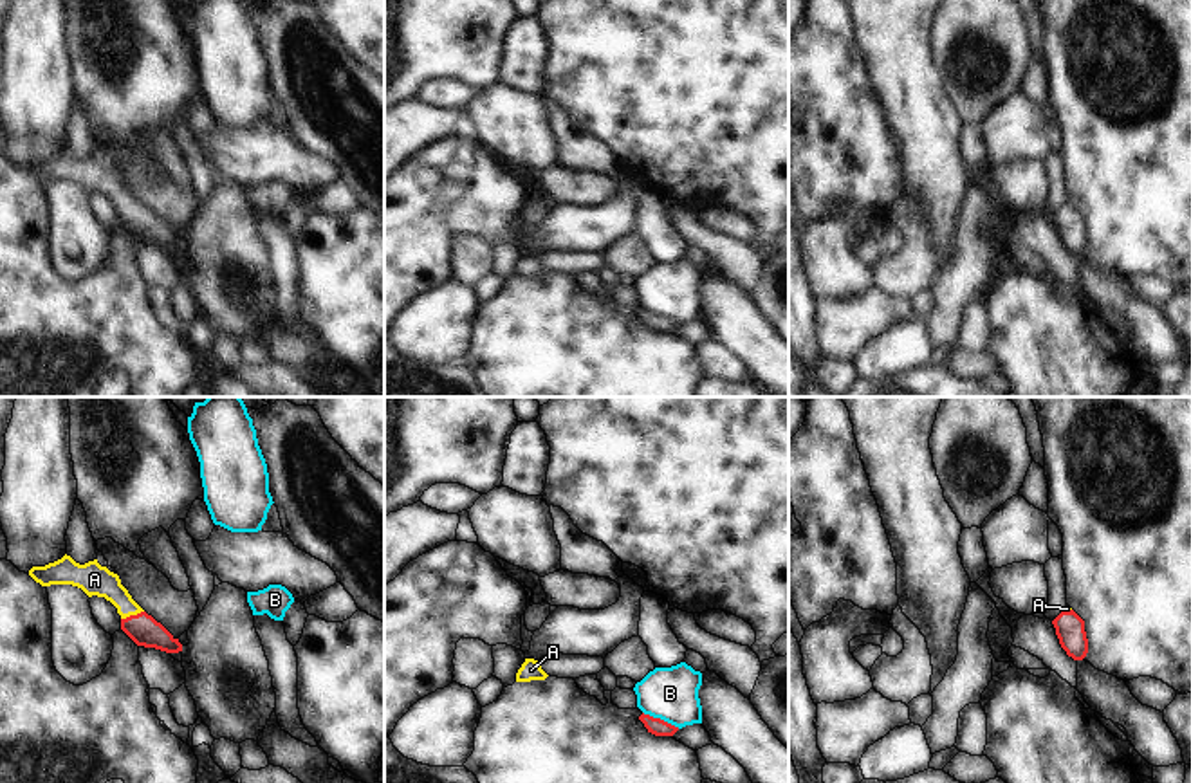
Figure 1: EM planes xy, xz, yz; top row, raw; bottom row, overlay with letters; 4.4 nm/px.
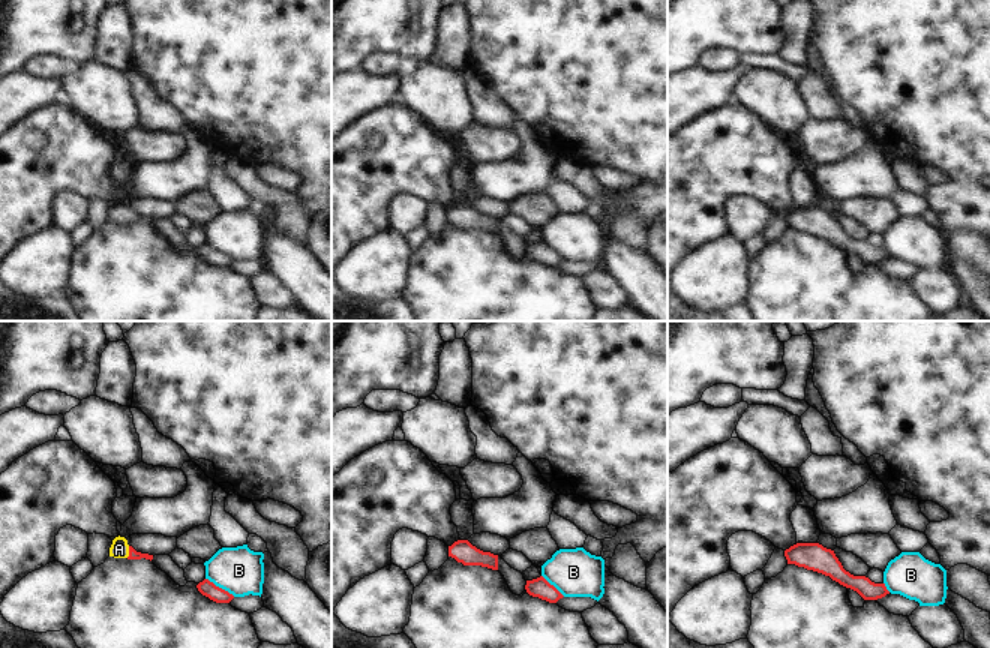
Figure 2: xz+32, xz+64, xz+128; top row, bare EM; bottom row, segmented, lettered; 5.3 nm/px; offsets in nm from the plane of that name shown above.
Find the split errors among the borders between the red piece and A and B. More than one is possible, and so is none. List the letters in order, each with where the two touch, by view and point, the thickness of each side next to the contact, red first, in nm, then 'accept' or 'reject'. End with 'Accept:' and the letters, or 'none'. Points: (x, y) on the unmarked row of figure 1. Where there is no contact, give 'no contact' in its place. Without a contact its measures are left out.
A: xy (132, 211) | 140/140 nm | accept
B: xz (659, 314) | 80/240 nm | reject
Accept: A

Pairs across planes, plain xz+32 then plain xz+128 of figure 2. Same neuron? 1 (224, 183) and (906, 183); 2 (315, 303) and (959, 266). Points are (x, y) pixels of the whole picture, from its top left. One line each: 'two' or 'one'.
1: two
2: one

